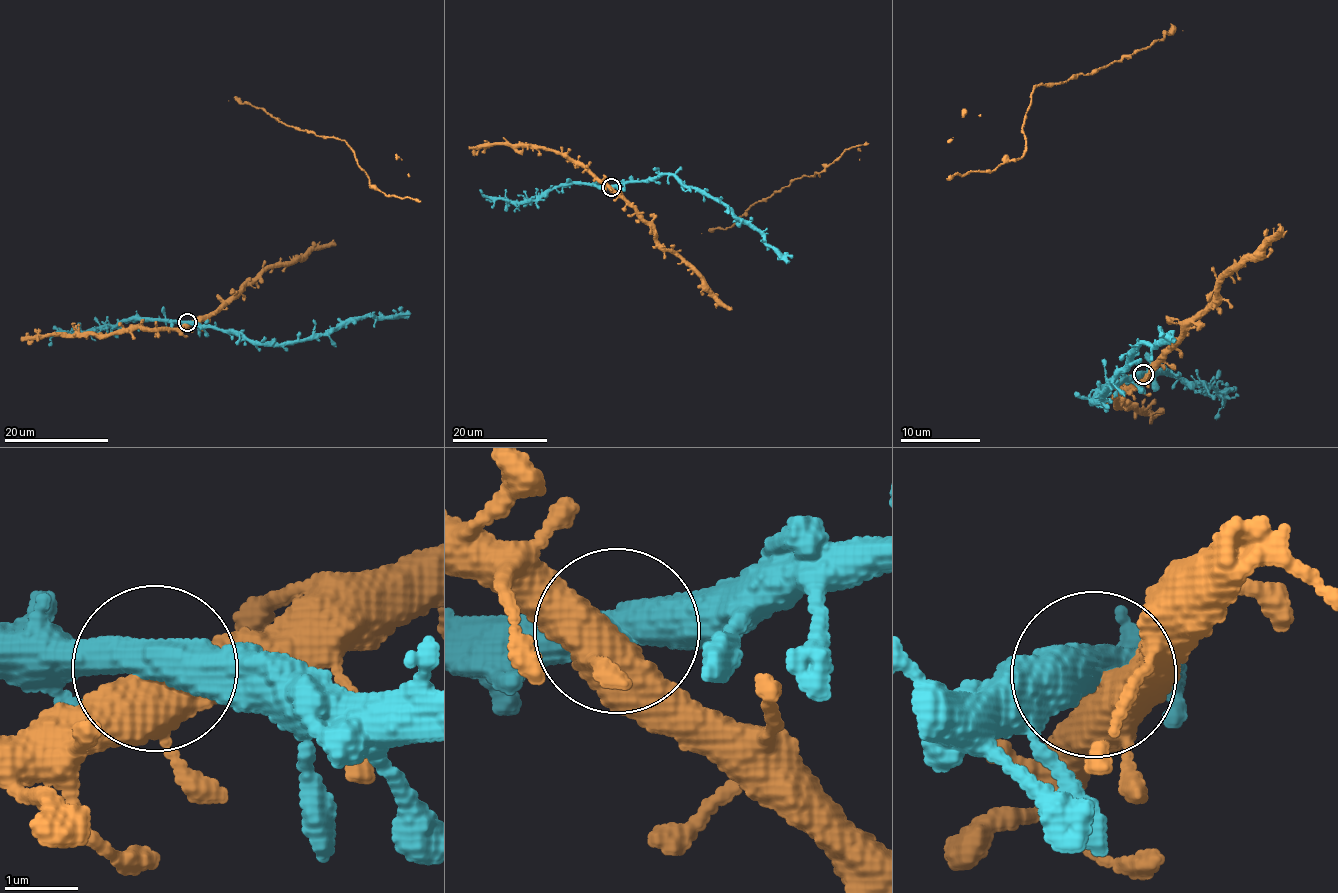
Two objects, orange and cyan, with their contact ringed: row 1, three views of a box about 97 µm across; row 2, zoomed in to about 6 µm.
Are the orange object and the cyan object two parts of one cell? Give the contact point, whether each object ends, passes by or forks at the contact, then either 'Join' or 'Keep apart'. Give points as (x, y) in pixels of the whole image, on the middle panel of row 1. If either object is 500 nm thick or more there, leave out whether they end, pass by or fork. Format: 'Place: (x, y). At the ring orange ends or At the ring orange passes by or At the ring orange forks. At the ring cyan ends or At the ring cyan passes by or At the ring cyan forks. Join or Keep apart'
Place: (611, 187). At the ring orange forks. At the ring cyan passes by. Join

